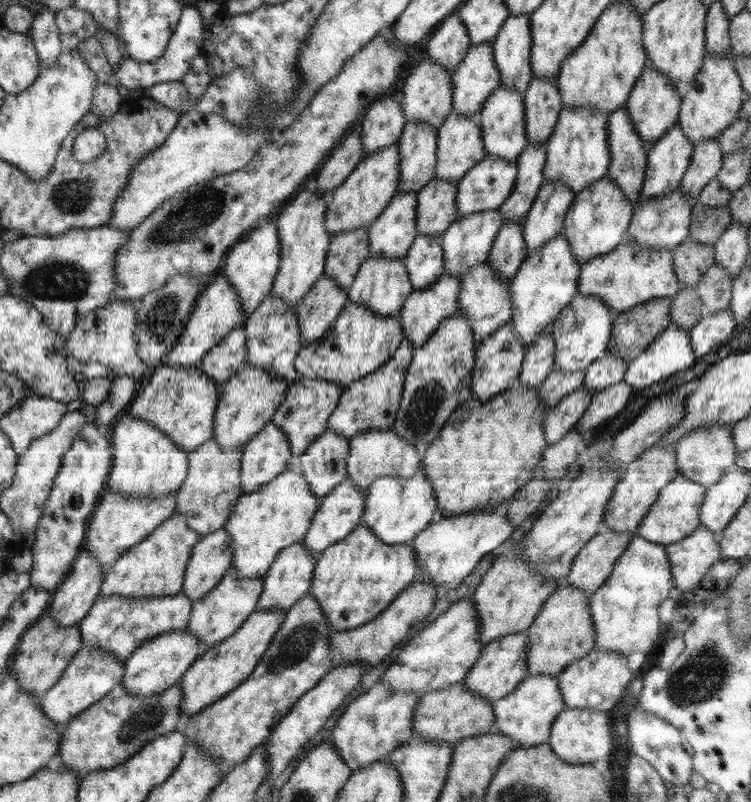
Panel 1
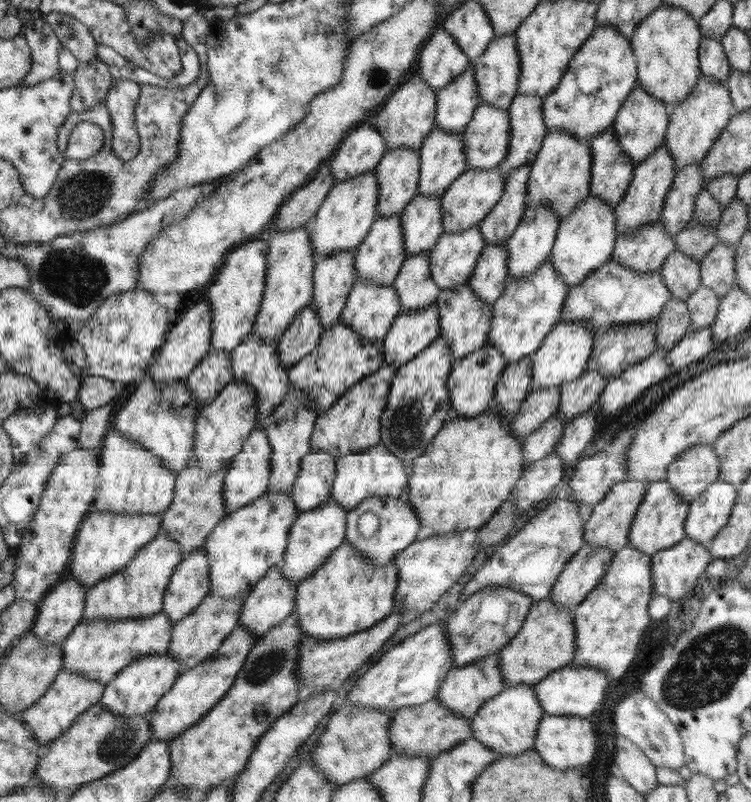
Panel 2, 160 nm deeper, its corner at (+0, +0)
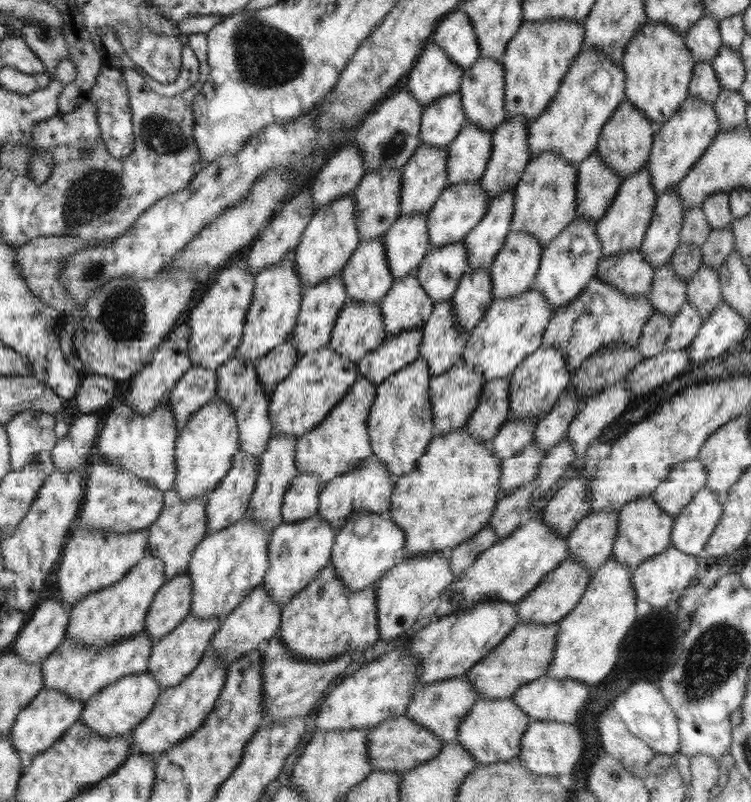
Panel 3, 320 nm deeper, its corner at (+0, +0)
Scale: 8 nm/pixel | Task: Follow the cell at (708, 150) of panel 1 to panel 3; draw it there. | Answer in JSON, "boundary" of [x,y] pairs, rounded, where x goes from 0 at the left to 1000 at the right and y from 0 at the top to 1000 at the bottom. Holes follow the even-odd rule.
{"boundary":[[[899,232],[875,244],[871,267],[851,309],[859,324],[874,335],[891,327],[907,302],[911,264]]]}

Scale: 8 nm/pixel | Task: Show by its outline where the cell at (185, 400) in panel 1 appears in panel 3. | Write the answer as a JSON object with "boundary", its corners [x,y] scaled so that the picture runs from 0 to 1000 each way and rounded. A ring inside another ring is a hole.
{"boundary":[[[221,498],[194,519],[181,517],[176,506],[160,506],[141,519],[136,536],[130,539],[126,561],[140,569],[149,581],[169,586],[177,594],[190,596],[202,607],[221,615],[233,606],[234,525]]]}

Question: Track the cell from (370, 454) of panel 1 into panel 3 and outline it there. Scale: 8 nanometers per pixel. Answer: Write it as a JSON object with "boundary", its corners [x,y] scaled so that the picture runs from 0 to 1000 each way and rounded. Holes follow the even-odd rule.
{"boundary":[[[498,567],[491,569],[471,586],[449,594],[431,603],[429,613],[426,613],[422,641],[435,648],[446,662],[467,651],[473,643],[482,638],[498,638],[502,643],[507,640],[515,641],[522,616],[525,616],[525,603],[521,589],[513,584],[505,571]]]}

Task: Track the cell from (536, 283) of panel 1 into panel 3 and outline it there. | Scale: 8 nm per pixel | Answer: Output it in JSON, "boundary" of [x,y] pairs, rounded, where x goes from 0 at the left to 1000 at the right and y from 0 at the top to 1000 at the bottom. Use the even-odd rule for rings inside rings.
{"boundary":[[[706,359],[690,369],[671,374],[658,373],[626,413],[623,431],[618,434],[613,451],[634,458],[647,475],[679,469],[698,446],[720,434],[724,413],[736,392],[731,377],[718,362]]]}

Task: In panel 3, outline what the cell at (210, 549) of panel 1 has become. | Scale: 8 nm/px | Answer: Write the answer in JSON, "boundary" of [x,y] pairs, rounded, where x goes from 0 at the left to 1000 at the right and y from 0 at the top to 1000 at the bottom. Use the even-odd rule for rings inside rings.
{"boundary":[[[246,713],[224,723],[205,742],[197,759],[190,788],[200,792],[200,799],[209,802],[252,767],[256,753],[256,724]]]}

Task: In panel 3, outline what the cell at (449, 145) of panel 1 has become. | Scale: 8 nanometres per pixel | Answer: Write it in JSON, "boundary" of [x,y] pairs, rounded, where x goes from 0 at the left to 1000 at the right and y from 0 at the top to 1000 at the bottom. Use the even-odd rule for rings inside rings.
{"boundary":[[[562,177],[534,212],[533,268],[569,264],[578,257],[586,241],[595,234],[595,186],[575,183]]]}

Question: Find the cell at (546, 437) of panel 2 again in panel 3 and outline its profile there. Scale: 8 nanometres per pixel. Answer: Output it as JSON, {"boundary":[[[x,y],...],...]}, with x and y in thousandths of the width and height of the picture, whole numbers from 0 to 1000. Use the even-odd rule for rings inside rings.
{"boundary":[[[711,551],[698,557],[695,564],[687,569],[667,574],[666,592],[666,621],[682,615],[692,606],[711,600],[716,591],[716,580],[726,567],[723,561],[718,561]]]}

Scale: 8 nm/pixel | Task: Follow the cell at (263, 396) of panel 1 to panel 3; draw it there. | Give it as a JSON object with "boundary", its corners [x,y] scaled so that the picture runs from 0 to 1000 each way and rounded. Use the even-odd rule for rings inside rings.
{"boundary":[[[282,496],[254,519],[250,531],[234,545],[234,615],[242,622],[266,620],[284,612],[308,585],[309,572],[318,562],[317,529],[309,506],[300,499]]]}

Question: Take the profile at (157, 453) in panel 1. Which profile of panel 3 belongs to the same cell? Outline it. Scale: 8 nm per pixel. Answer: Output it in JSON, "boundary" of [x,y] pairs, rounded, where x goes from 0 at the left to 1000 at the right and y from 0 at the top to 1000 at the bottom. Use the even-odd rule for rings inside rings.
{"boundary":[[[126,557],[117,569],[112,586],[112,626],[101,646],[100,657],[168,666],[197,658],[213,643],[218,631],[218,615],[194,602],[190,596],[149,581]]]}

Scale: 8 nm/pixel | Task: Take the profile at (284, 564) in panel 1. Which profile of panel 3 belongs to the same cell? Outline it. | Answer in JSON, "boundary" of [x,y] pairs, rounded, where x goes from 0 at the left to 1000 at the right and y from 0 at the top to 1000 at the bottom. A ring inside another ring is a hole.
{"boundary":[[[345,729],[293,774],[293,783],[278,800],[278,805],[286,810],[292,823],[298,828],[314,825],[338,808],[349,807],[368,792],[373,781],[374,758],[375,753],[362,748],[356,734]]]}

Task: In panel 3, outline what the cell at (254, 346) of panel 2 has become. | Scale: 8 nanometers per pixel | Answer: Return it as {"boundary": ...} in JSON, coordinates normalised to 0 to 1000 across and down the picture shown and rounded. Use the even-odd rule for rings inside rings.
{"boundary":[[[312,444],[289,461],[290,484],[286,495],[300,499],[305,506],[309,506],[317,529],[318,561],[338,569],[348,567],[353,562],[356,550],[361,547],[364,536],[360,527],[360,493],[349,485],[349,478],[341,465],[341,451],[329,453]]]}

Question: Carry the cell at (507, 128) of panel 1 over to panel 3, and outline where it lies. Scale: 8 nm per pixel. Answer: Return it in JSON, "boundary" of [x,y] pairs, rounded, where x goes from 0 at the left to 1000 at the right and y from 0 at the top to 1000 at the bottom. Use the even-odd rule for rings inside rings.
{"boundary":[[[623,150],[618,152],[609,171],[595,183],[595,233],[614,227],[631,227],[640,222],[650,198],[655,196],[655,166],[642,162]]]}

